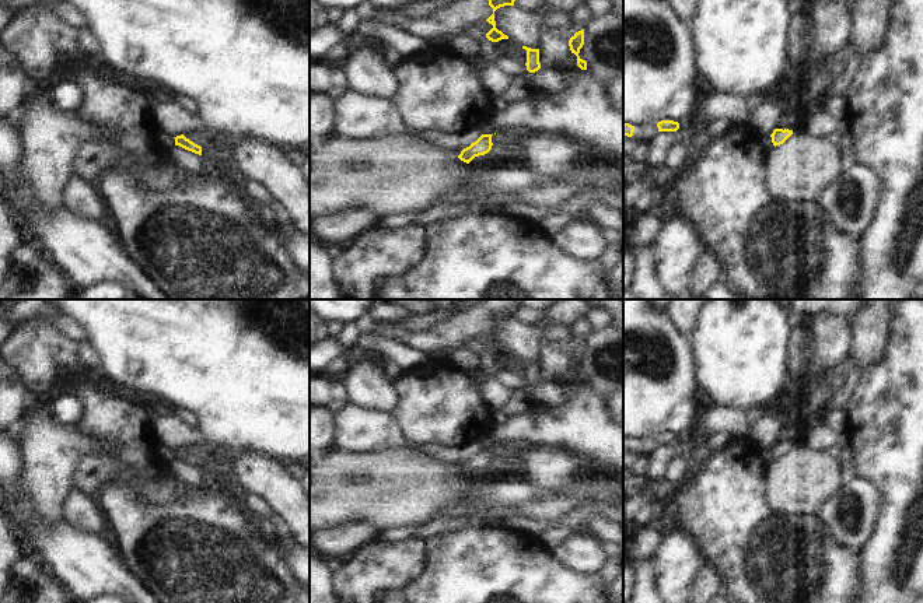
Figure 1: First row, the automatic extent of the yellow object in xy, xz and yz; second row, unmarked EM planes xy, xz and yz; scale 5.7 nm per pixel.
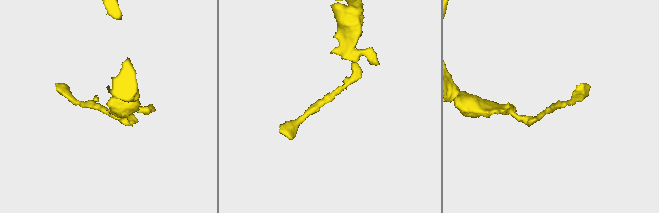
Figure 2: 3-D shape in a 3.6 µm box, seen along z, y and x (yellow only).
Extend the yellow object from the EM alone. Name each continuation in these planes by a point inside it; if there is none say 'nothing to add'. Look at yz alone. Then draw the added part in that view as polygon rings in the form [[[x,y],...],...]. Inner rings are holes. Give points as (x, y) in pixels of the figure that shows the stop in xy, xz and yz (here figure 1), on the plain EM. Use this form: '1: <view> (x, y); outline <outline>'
1: yz (646, 447); outline [[[647,437],[636,439],[632,451],[648,457],[658,446],[657,437]]]

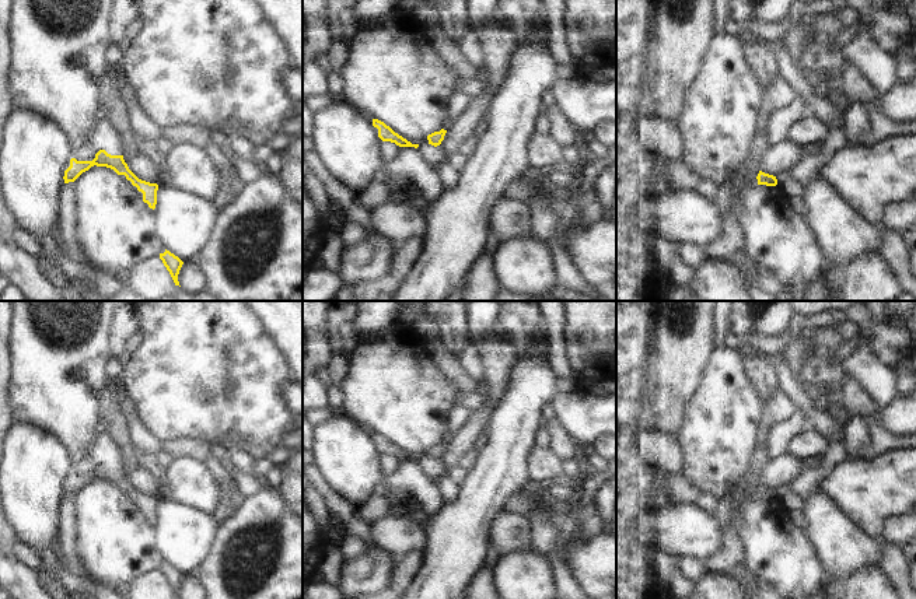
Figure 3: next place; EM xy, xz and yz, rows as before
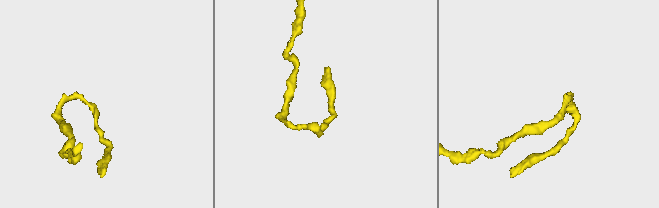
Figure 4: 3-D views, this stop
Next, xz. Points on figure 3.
nothing to add

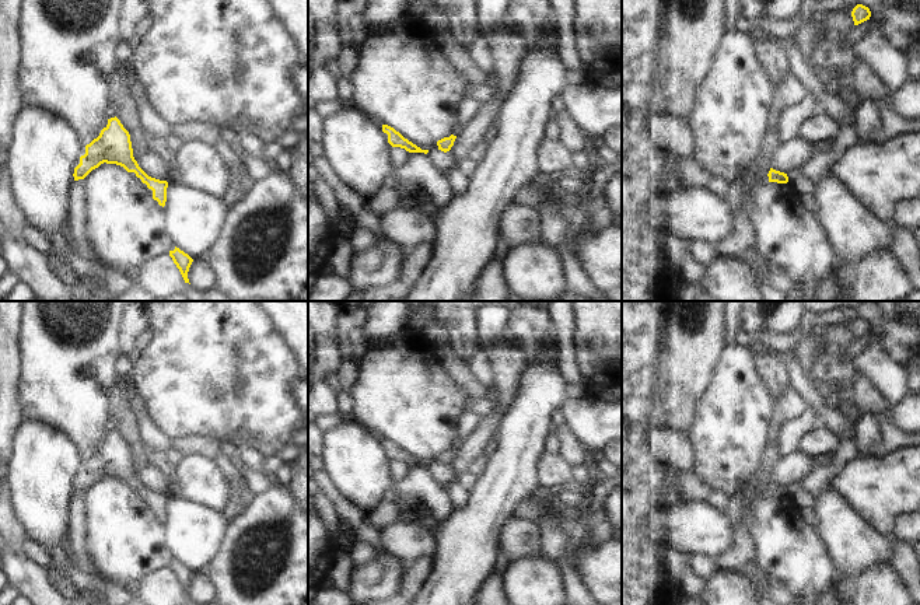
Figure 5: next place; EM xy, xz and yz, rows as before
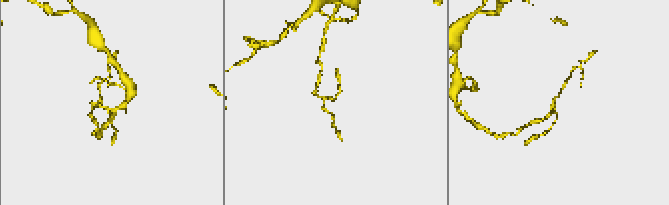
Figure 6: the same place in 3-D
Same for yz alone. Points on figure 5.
nothing to add

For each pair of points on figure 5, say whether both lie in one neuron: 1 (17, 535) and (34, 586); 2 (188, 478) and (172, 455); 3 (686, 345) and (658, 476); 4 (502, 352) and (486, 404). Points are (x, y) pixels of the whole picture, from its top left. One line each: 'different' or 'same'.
1: same
2: different
3: different
4: different

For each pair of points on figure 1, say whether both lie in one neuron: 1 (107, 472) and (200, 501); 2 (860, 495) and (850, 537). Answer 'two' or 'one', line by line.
1: two
2: one

